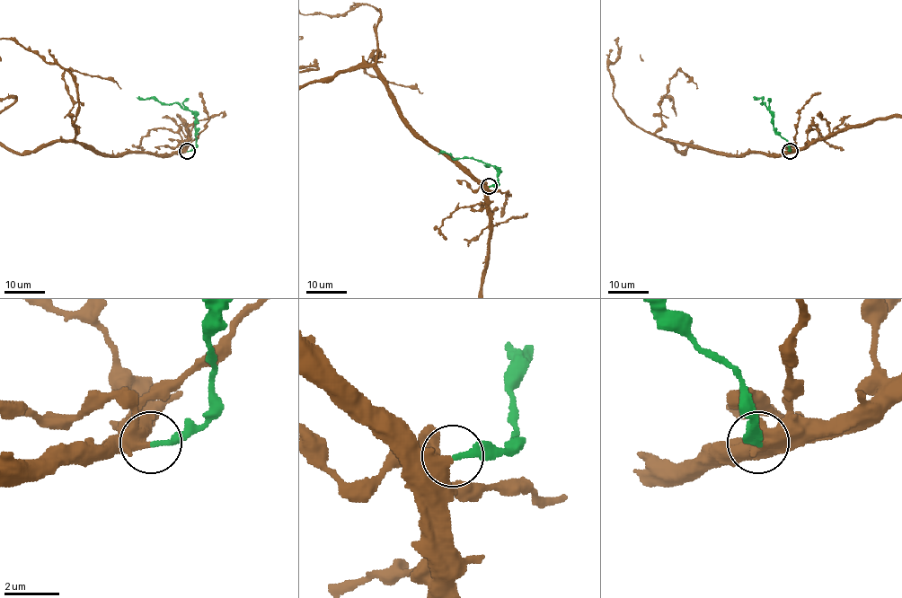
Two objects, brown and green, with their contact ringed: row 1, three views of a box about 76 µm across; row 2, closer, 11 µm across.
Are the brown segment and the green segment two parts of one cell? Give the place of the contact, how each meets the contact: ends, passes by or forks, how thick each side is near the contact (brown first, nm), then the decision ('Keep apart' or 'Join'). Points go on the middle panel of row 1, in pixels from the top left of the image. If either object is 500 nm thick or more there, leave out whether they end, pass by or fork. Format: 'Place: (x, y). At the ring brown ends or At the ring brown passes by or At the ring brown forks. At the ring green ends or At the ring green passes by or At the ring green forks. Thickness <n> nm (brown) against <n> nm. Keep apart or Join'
Place: (489, 186). At the ring brown passes by. At the ring green ends. Thickness 440 nm (brown) against 200 nm. Join

